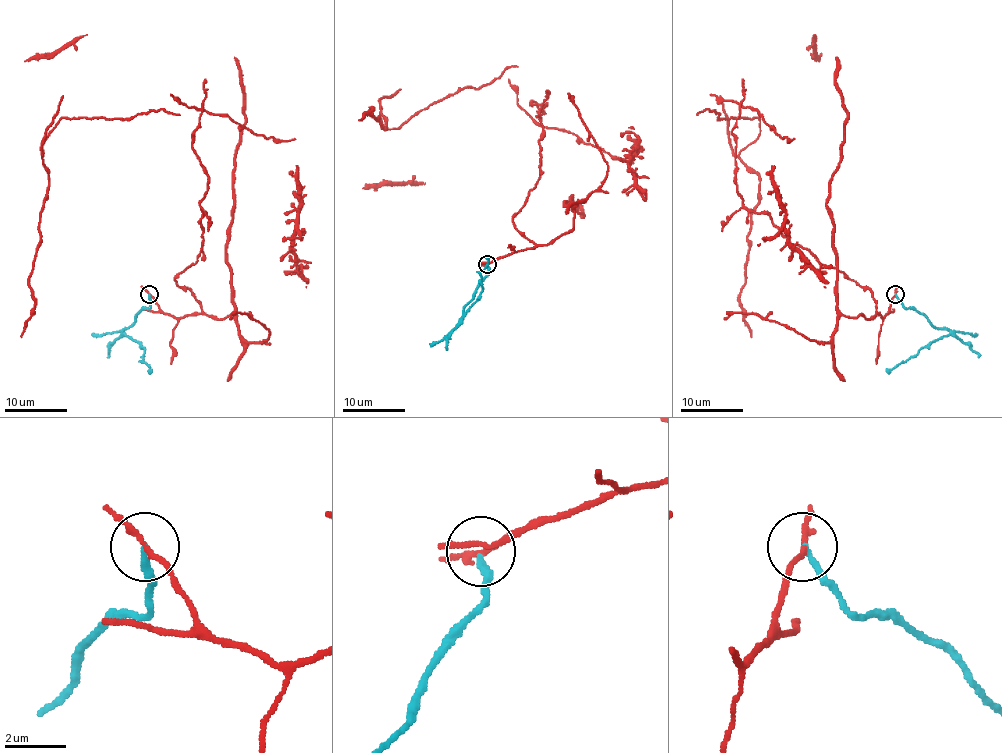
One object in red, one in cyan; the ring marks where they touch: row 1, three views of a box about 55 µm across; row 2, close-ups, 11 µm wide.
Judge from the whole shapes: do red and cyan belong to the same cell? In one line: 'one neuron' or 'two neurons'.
two neurons

